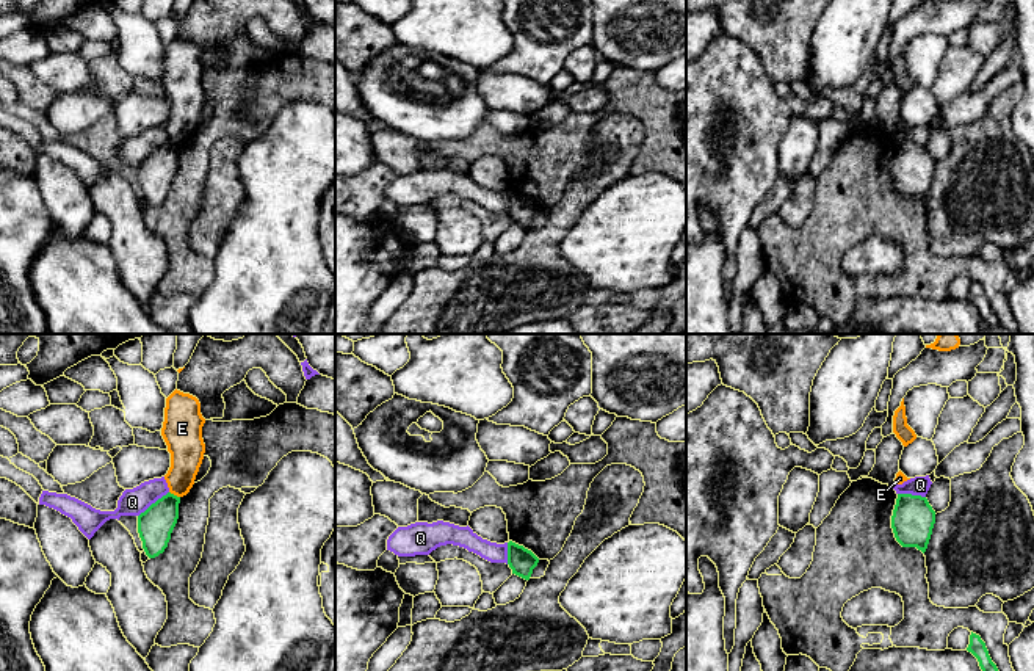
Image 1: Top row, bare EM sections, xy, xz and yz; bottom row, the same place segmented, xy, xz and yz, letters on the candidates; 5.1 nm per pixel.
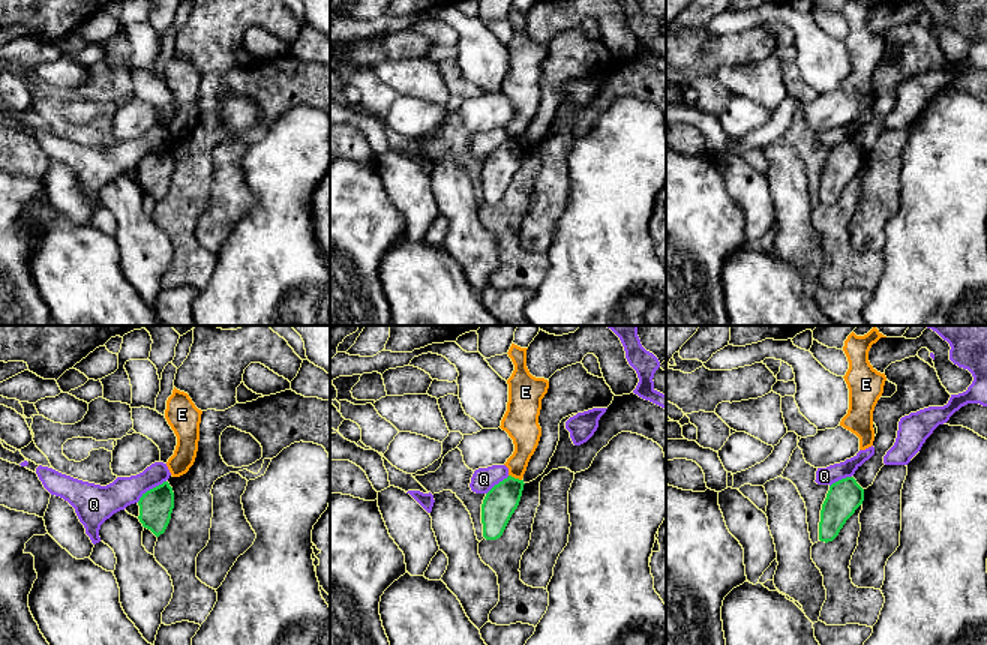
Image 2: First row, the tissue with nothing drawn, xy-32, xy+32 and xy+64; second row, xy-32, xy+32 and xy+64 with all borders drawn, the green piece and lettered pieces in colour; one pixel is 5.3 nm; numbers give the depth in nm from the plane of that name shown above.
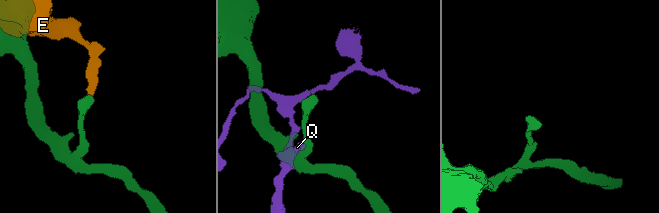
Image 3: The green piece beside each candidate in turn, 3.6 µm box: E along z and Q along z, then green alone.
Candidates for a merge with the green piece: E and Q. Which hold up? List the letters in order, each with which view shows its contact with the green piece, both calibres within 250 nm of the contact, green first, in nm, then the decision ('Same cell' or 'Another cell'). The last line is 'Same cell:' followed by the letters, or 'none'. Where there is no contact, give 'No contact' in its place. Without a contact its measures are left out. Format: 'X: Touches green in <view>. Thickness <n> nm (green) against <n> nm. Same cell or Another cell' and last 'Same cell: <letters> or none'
E: Touches green in xy. Thickness 180 nm (green) against 180 nm. Another cell
Q: Touches green in xy. Thickness 180 nm (green) against 140 nm. Another cell
Same cell: none

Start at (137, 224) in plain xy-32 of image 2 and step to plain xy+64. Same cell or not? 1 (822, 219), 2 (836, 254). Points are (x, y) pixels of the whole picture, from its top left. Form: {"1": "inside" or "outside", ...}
{"1": "outside", "2": "outside"}

